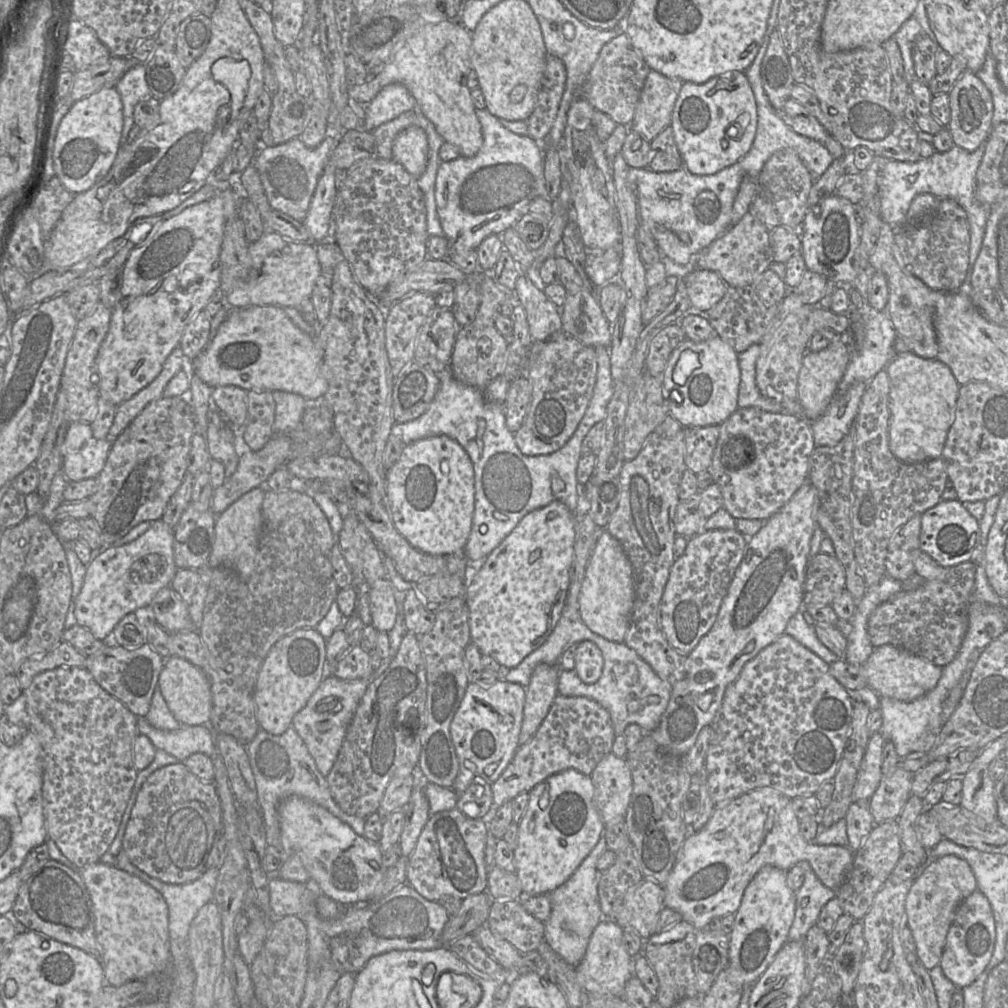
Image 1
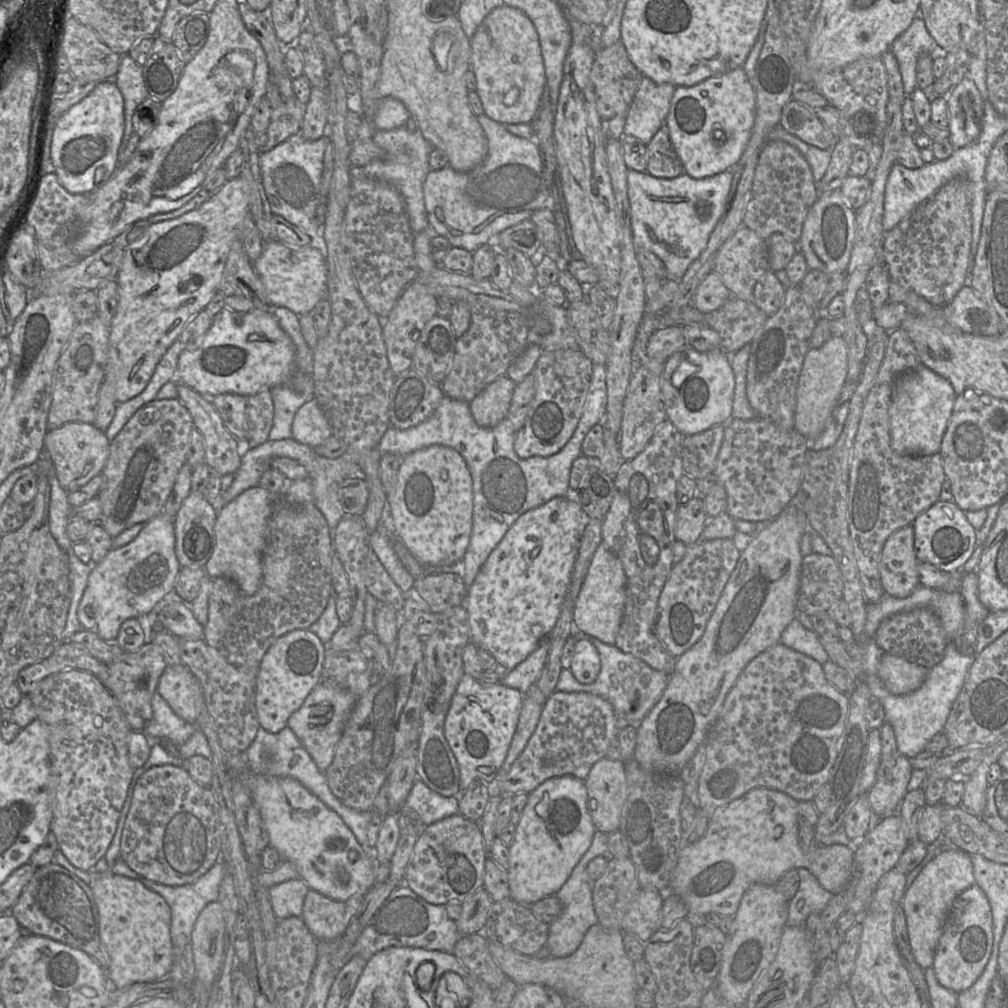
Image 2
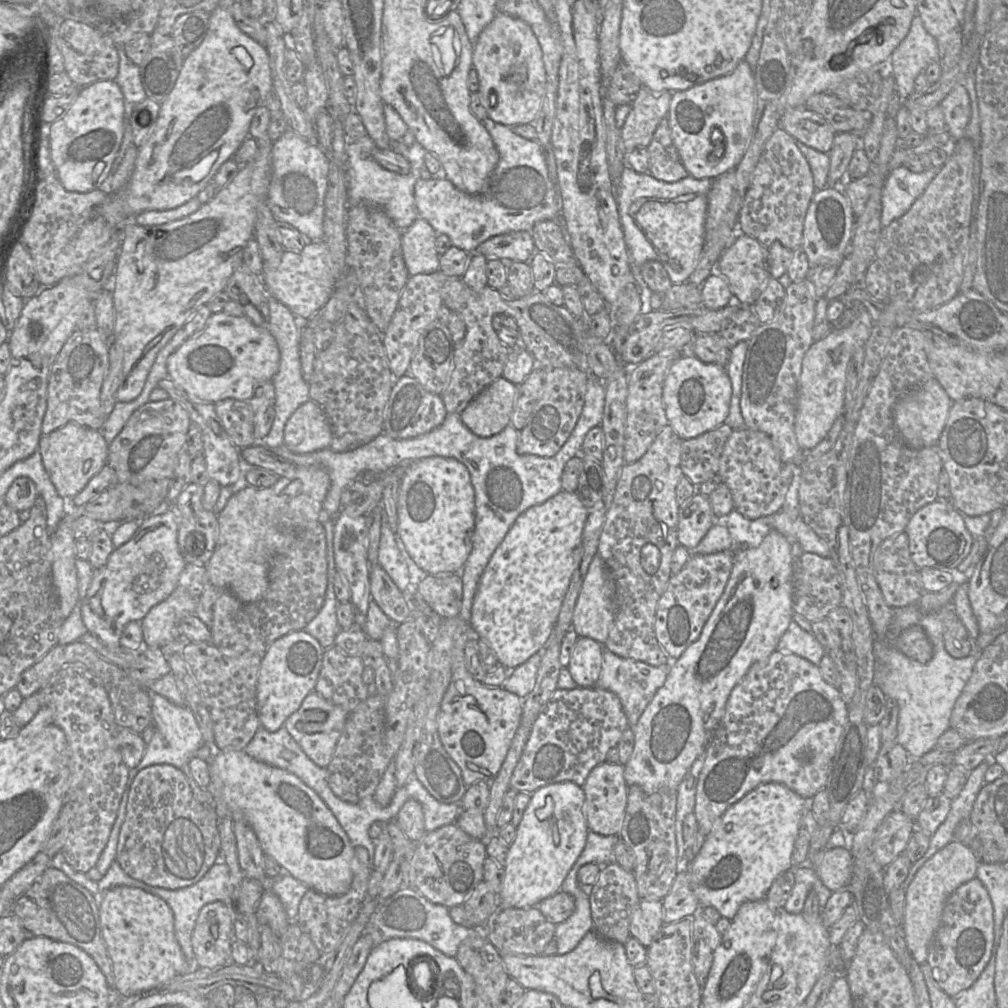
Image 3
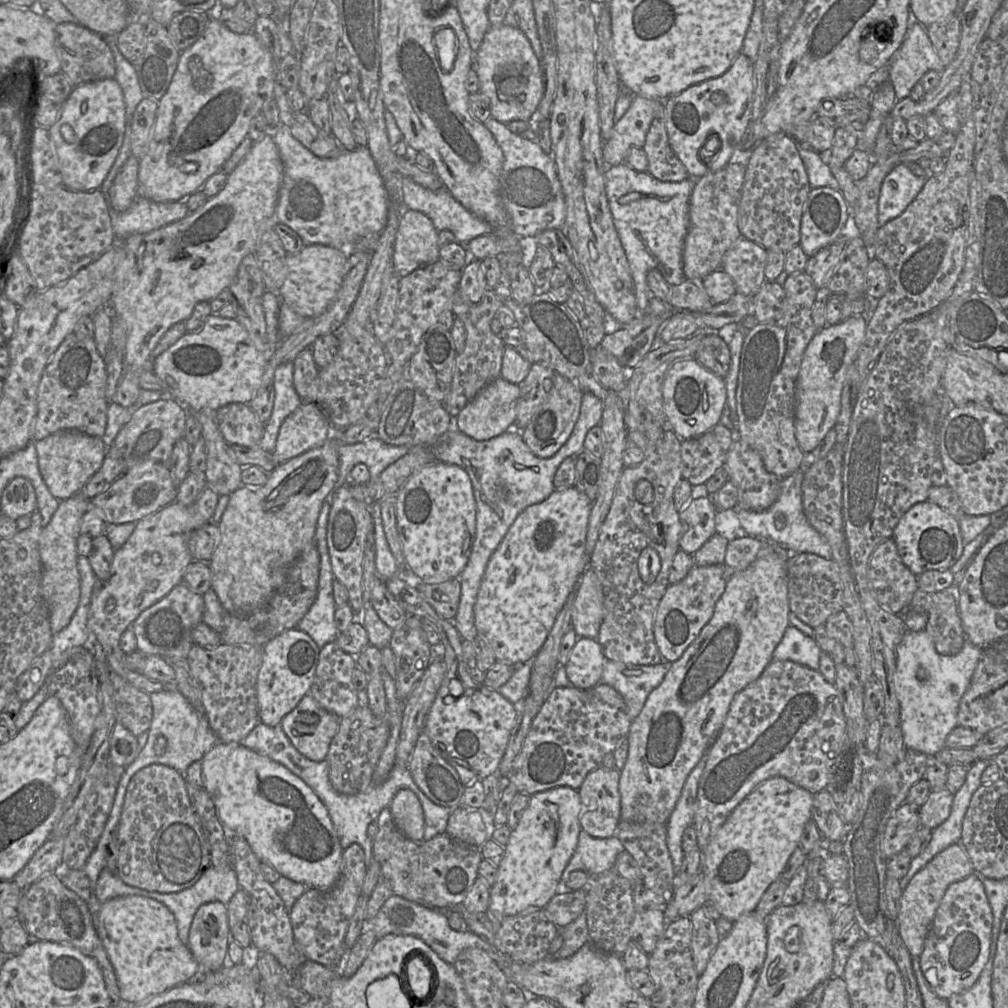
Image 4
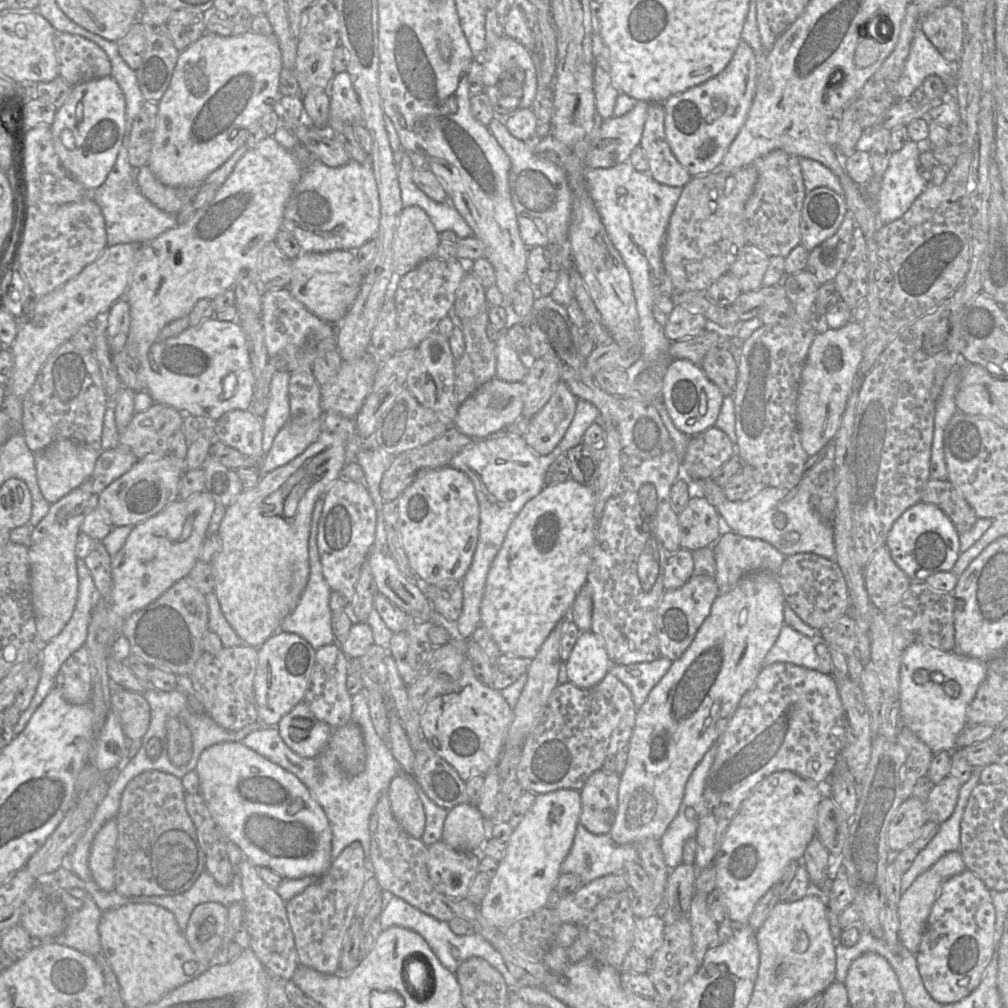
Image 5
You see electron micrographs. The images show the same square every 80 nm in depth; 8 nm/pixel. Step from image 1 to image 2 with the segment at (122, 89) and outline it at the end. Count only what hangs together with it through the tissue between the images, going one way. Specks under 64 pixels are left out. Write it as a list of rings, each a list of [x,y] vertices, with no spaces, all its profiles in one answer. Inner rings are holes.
[[[128,54],[120,55],[118,72],[113,81],[124,100],[124,131],[119,146],[119,151],[124,151],[133,133],[133,112],[149,95],[143,80],[142,66],[137,64]]]

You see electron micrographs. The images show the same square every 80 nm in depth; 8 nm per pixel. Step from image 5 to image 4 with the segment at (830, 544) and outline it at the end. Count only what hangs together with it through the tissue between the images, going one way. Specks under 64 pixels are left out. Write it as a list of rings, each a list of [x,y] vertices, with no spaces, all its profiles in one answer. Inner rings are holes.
[[[832,428],[821,443],[811,452],[804,453],[799,468],[790,476],[781,479],[777,500],[766,510],[751,511],[737,508],[737,517],[748,536],[778,544],[791,554],[813,553],[827,560],[832,559],[832,550],[827,540],[808,522],[802,501],[802,482],[805,472],[812,464],[825,457],[836,444],[836,430]]]

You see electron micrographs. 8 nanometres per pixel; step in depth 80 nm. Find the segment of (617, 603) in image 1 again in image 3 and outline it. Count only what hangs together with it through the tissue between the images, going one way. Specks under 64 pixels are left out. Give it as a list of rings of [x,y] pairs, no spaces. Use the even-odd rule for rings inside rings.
[[[596,554],[589,565],[576,601],[572,618],[572,629],[579,637],[588,637],[604,645],[614,618],[615,585],[603,559]]]

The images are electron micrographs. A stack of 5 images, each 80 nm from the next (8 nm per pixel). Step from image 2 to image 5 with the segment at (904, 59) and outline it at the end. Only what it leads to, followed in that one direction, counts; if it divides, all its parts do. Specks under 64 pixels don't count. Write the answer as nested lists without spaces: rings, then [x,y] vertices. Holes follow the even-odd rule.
[[[918,27],[903,72],[895,85],[895,95],[897,99],[909,99],[927,77],[936,75],[946,85],[947,96],[954,96],[957,69],[958,63],[947,61]]]

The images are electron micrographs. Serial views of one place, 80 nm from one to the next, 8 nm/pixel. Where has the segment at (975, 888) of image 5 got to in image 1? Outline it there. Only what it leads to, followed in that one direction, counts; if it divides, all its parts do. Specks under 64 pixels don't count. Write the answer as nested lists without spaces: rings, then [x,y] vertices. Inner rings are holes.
[[[977,889],[958,906],[939,963],[943,974],[956,988],[963,989],[969,986],[984,971],[993,953],[995,937],[995,923],[990,903]]]

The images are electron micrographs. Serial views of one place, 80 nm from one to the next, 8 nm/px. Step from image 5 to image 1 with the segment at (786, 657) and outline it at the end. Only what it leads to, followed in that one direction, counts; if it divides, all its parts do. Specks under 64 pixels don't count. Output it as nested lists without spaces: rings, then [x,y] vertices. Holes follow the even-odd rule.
[[[803,608],[789,621],[784,633],[790,635],[807,649],[819,656],[823,661],[831,664],[838,657],[824,646],[818,639],[813,625],[809,625],[803,617]]]

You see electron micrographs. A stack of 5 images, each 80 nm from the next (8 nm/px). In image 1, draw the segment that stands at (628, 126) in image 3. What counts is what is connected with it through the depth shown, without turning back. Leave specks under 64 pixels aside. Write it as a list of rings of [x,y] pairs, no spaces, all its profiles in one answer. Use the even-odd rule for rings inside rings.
[[[649,71],[629,129],[649,143],[670,126],[672,112],[683,81]]]

